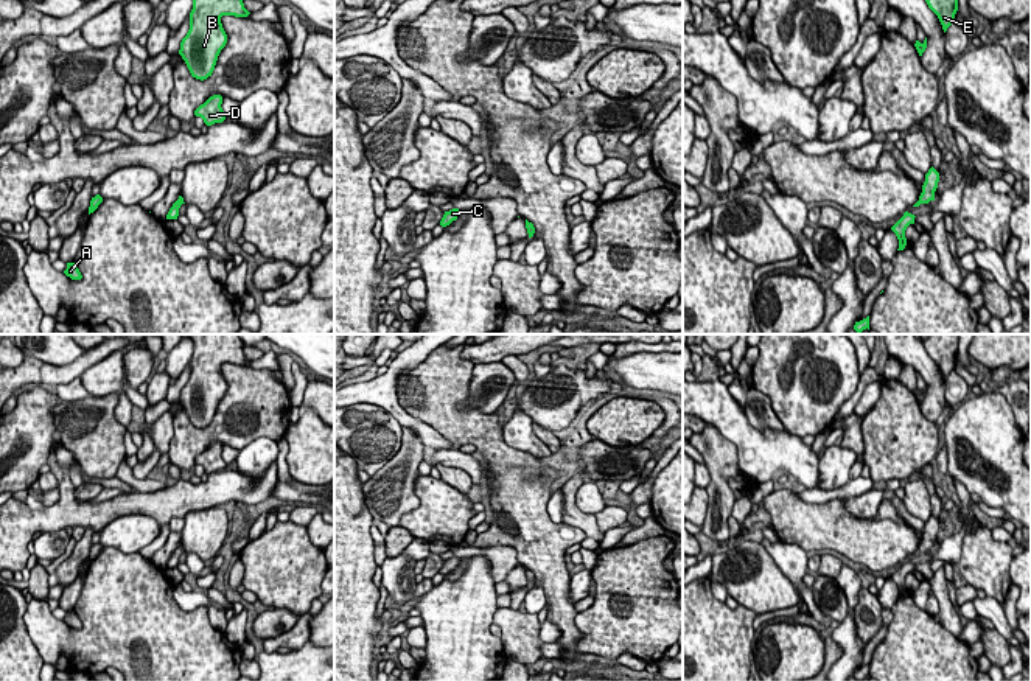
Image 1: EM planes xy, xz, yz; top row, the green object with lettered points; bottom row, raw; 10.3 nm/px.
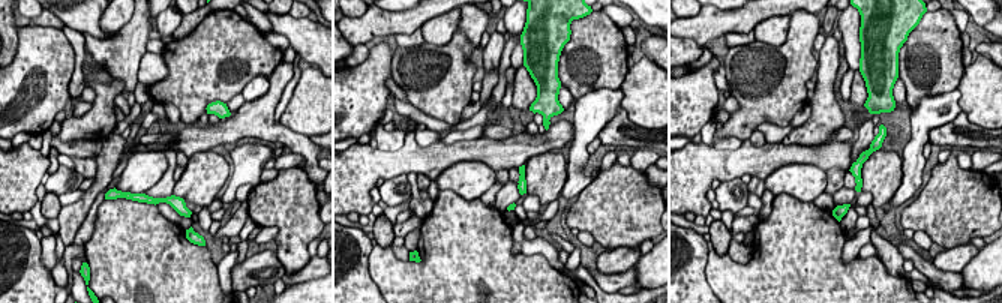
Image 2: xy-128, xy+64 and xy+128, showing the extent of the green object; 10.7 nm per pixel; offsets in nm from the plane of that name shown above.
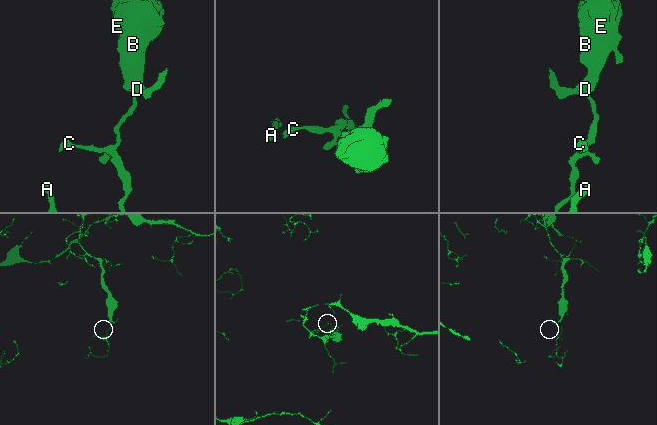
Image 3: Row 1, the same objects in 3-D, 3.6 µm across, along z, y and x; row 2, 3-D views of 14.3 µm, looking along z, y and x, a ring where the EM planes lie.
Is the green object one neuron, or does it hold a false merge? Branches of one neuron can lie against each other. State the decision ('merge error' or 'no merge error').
merge error

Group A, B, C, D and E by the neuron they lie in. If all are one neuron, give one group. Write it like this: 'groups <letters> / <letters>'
groups A C / B D E

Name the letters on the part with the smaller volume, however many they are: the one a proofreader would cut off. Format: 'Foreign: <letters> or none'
Foreign: A, C

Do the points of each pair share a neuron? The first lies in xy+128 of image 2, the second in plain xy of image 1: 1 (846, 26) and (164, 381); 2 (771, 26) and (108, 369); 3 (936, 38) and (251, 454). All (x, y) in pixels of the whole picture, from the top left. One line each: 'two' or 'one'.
1: two
2: one
3: two

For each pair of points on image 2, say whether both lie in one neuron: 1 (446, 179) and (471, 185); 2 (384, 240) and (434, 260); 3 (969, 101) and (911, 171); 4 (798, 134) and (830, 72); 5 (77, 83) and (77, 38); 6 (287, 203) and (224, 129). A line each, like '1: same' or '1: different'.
1: same
2: different
3: different
4: same
5: same
6: different

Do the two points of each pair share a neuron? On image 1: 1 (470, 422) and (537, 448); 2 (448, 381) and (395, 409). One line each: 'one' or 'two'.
1: two
2: two

